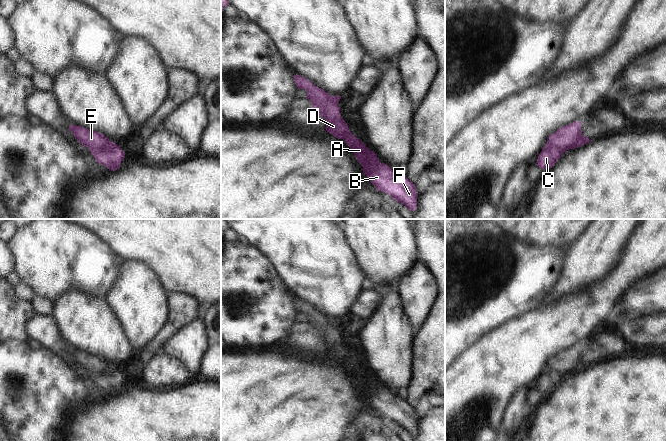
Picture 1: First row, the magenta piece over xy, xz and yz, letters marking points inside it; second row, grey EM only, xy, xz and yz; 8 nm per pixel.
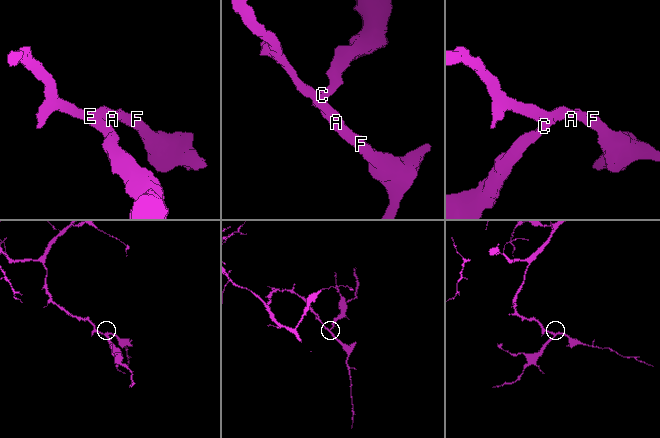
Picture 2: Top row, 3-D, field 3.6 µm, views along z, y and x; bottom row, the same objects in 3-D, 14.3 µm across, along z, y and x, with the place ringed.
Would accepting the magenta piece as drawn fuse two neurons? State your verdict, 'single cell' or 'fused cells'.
fused cells

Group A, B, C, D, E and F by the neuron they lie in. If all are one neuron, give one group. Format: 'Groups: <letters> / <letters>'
Groups: A B D E F / C

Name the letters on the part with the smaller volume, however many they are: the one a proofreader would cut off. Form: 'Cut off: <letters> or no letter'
Cut off: C

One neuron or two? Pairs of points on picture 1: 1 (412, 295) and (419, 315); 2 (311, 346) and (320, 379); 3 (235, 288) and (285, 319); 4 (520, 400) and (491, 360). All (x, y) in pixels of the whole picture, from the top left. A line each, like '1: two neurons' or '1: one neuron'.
1: one neuron
2: two neurons
3: one neuron
4: two neurons

